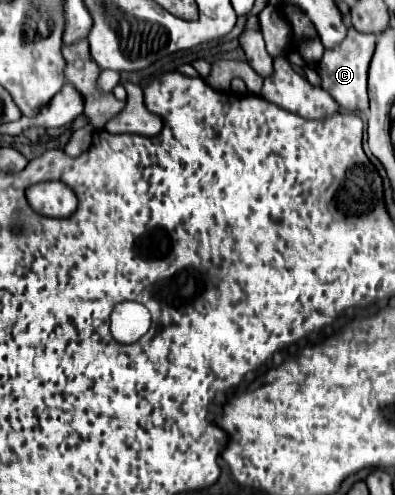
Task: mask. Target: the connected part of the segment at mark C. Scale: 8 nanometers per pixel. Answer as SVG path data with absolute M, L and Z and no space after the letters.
M349 27L345 45L341 45L341 49L323 53L323 59L319 61L321 87L325 87L325 91L331 93L331 97L341 105L341 109L353 111L353 113L361 113L369 109L367 71L369 71L373 51L375 51L375 35L363 35L363 33L357 33L353 27Z

